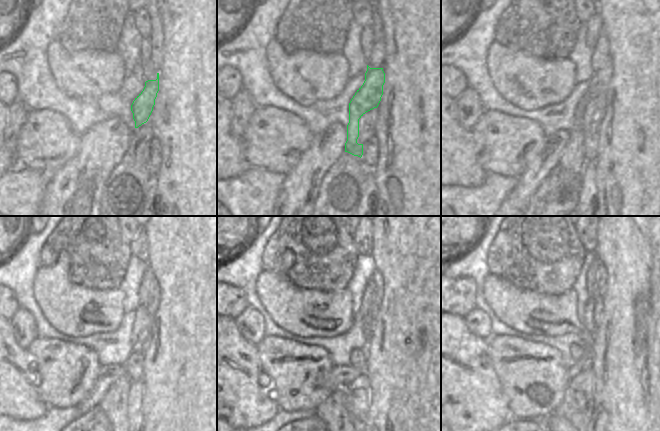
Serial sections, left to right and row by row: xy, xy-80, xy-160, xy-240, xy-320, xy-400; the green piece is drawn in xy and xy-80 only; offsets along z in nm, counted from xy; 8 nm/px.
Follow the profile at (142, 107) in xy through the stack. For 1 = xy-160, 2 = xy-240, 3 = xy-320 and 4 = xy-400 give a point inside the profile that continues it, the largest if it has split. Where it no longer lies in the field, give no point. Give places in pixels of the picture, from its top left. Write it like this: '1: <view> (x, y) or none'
1: xy-160 (572, 159)
2: xy-240 (114, 404)
3: xy-320 (333, 412)
4: xy-400 (552, 419)

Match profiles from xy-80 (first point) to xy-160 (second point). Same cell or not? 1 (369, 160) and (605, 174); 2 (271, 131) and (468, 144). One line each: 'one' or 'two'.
1: two
2: two

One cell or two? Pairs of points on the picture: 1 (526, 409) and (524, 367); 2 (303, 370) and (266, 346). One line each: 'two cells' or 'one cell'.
1: one cell
2: one cell

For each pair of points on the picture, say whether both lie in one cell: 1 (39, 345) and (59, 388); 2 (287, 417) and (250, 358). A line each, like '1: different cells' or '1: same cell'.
1: same cell
2: different cells

